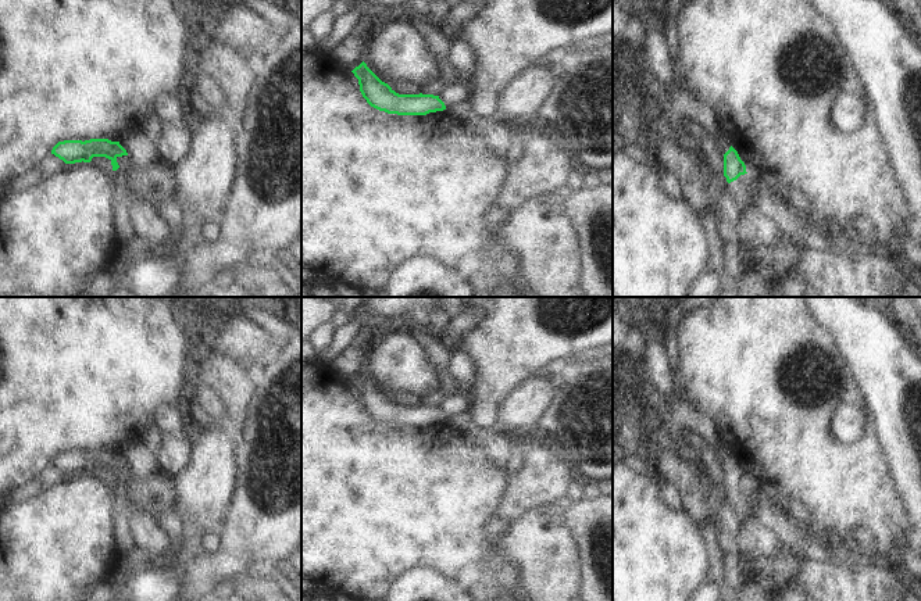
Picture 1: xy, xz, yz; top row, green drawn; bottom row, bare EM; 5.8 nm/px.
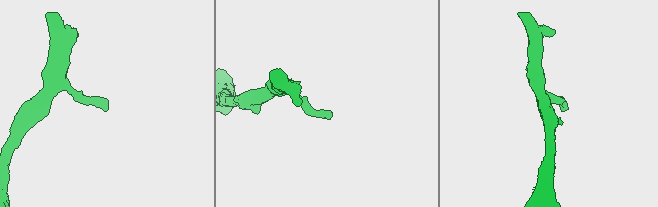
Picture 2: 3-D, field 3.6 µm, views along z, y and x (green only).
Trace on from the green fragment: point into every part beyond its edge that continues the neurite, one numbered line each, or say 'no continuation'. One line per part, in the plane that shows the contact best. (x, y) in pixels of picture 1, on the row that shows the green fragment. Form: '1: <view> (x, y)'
no continuation

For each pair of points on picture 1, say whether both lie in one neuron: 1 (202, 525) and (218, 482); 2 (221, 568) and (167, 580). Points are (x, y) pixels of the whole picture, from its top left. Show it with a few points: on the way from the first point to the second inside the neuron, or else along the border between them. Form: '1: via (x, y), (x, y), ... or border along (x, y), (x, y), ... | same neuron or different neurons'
1: via (206, 514), (207, 493) | same neuron
2: border along (179, 569), (182, 586) | different neurons

